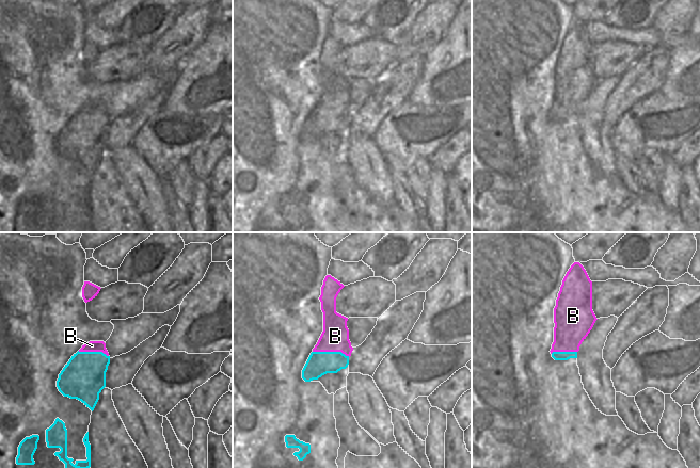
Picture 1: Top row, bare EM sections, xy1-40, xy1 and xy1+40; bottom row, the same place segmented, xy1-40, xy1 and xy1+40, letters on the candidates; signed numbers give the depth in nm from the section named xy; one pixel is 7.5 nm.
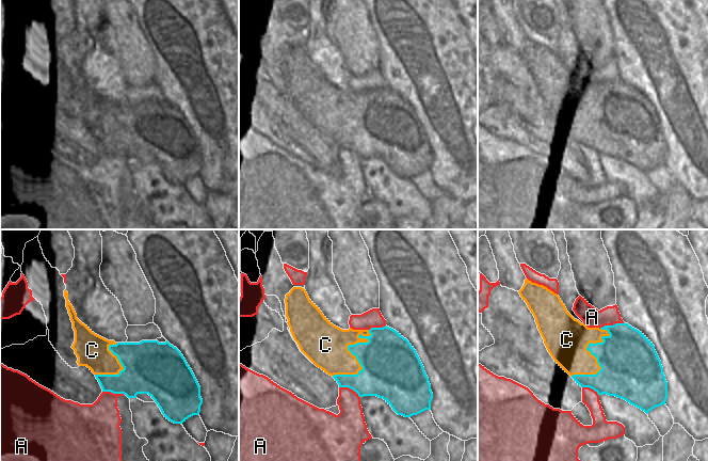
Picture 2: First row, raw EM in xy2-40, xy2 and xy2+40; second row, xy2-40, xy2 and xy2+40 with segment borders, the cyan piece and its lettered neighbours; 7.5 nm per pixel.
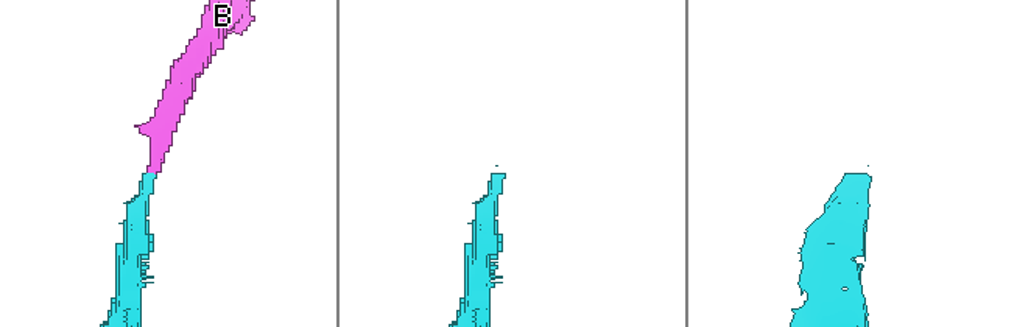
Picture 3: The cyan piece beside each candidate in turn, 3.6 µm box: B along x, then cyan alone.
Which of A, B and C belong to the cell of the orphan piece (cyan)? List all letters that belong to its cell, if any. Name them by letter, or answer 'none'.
B.

